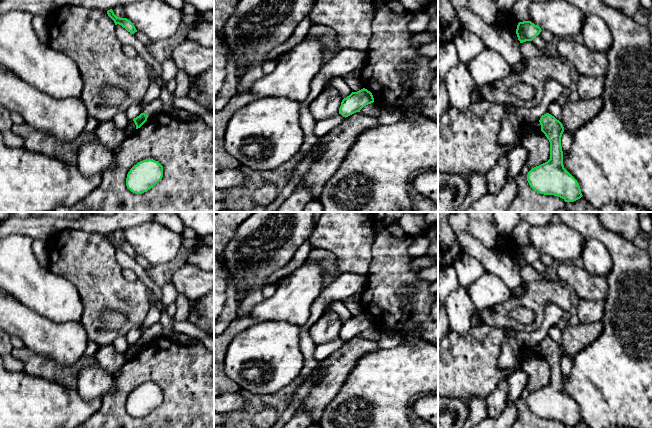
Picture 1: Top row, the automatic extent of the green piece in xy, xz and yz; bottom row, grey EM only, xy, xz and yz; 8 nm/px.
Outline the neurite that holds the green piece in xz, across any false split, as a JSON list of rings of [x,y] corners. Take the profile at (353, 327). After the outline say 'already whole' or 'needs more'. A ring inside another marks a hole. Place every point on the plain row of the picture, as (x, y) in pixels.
[[[363,312],[357,316],[352,316],[349,320],[342,324],[339,332],[339,338],[346,342],[356,336],[360,336],[364,330],[373,326],[374,322],[372,317]]] | already whole

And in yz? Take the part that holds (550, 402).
[[[546,337],[541,340],[541,355],[550,366],[550,383],[534,392],[527,399],[532,413],[540,418],[554,419],[565,426],[574,426],[583,419],[577,404],[564,392],[561,361],[564,356],[562,347]]] | already whole

